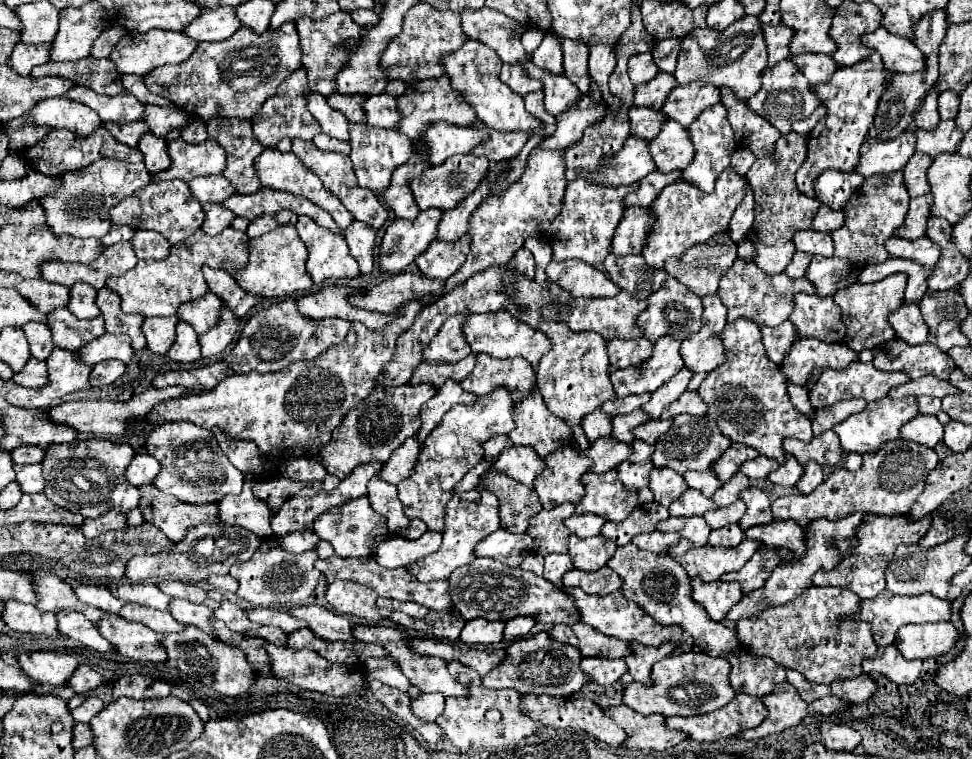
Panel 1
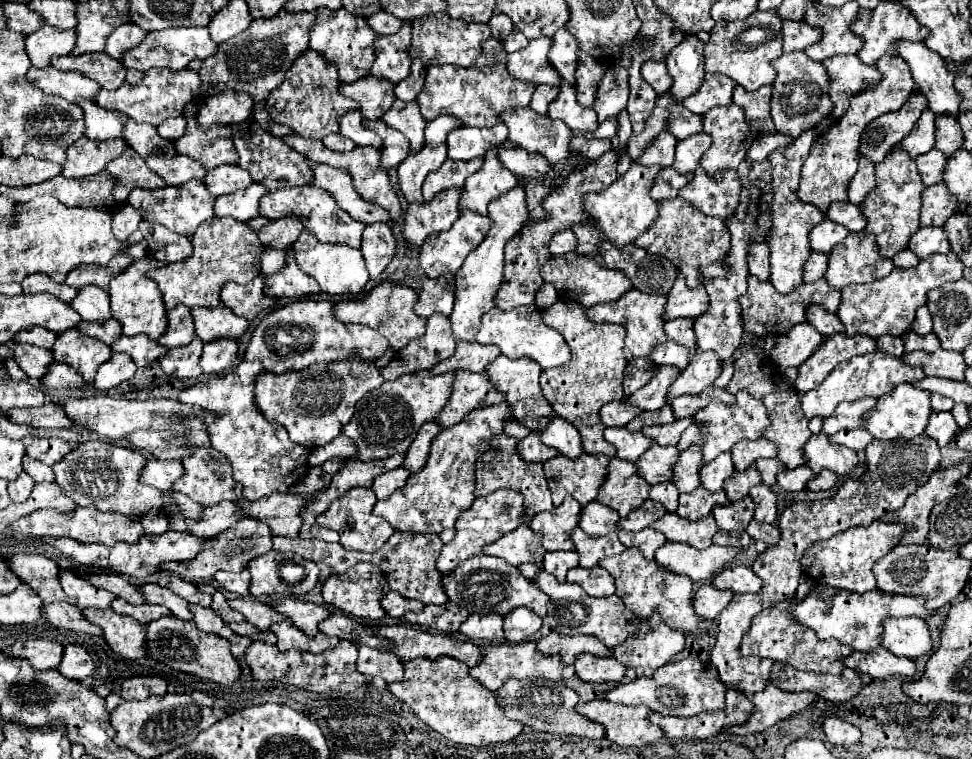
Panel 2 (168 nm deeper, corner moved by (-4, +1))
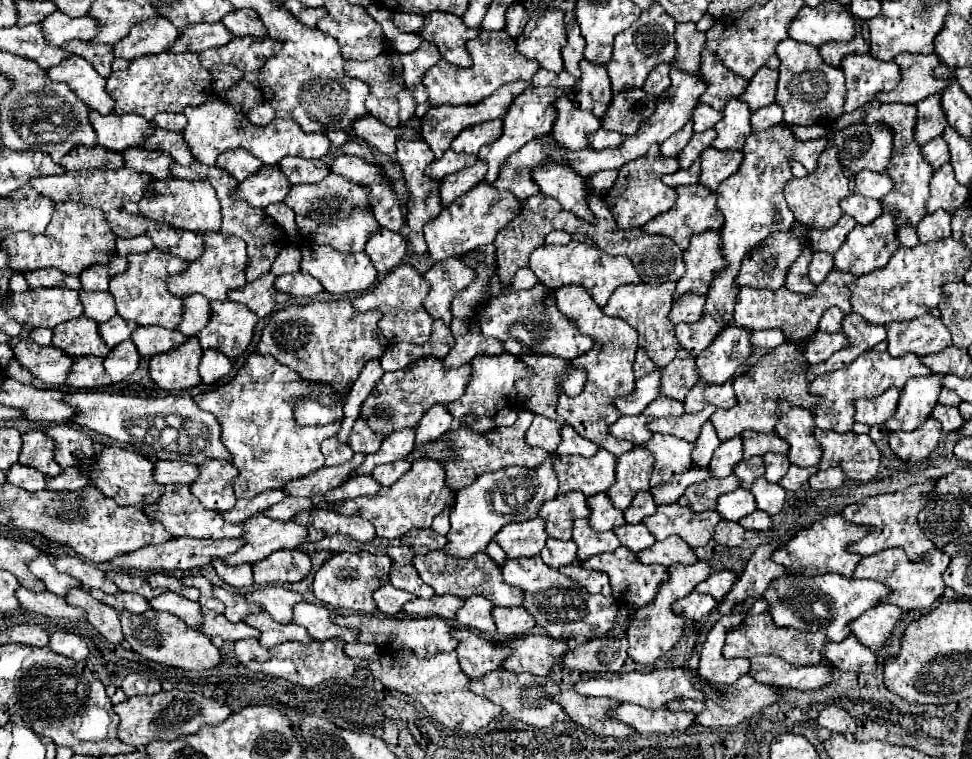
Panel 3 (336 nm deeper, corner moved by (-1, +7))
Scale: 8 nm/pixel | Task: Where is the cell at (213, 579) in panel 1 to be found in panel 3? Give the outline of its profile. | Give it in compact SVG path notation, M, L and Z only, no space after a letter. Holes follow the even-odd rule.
M214 560L212 566L216 568L218 576L220 576L226 584L230 584L230 586L234 586L234 588L248 588L248 586L252 586L252 582L254 582L254 580L252 580L252 566L250 566L250 564L230 566L230 564L222 562L222 560Z

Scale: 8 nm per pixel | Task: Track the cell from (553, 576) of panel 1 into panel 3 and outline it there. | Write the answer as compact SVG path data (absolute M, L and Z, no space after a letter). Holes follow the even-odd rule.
M548 538L546 546L540 552L542 560L552 566L552 568L560 568L560 566L568 566L576 560L576 544L572 540L564 542L564 540L556 540L556 538Z

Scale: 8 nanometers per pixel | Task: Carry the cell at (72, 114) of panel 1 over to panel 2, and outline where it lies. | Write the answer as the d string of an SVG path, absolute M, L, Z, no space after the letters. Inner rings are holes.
M79 98L77 102L83 108L83 120L85 120L85 136L91 140L107 140L107 138L121 138L123 136L123 124L127 122L125 114L103 110L95 102L87 98Z

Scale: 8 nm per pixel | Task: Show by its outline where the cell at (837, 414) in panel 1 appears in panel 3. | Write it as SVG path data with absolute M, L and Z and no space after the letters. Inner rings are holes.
M888 388L882 396L876 396L872 400L858 400L854 422L862 422L868 426L884 424L896 412L900 392L900 388Z

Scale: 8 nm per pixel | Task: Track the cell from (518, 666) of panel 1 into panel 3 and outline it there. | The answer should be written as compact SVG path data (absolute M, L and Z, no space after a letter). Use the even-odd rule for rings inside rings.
M452 628L452 636L460 640L460 644L456 646L456 656L462 672L468 678L480 678L492 670L500 670L500 664L510 654L508 648L500 648L494 642L486 642L482 636L466 628Z

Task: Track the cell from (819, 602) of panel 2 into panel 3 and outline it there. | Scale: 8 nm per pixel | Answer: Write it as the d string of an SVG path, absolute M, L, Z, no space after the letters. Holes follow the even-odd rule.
M784 574L770 582L764 600L768 602L768 614L776 626L796 630L824 630L826 640L840 642L850 634L848 622L858 618L868 608L876 606L882 596L888 594L884 584L872 580L852 580L840 574L820 576L792 576Z

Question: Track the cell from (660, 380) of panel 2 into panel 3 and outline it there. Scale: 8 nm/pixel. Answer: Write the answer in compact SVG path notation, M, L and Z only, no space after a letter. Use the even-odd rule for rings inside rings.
M680 348L676 358L666 368L662 368L662 394L674 400L684 400L696 382L700 382L700 374L696 372L696 358Z

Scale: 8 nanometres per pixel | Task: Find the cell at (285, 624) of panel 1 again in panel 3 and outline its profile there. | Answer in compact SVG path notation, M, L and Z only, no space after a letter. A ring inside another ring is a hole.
M214 586L212 590L214 590L212 596L216 596L216 598L226 606L224 616L226 616L230 622L240 622L240 620L244 620L246 614L252 614L252 612L260 612L260 610L262 610L260 604L252 604L252 602L248 602L244 596L234 594L234 592L230 592L230 590L222 588L222 586Z

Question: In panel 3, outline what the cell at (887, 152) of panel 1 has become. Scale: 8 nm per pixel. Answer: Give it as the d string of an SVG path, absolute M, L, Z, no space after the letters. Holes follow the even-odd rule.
M940 94L928 96L926 100L916 104L918 108L918 124L916 124L916 140L920 144L930 142L932 138L940 136L948 126L944 110L940 108Z

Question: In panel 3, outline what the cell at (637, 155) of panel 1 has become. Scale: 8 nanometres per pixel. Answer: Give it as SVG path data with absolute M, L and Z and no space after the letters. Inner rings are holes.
M688 122L684 128L680 128L680 132L674 132L668 140L664 140L664 144L660 144L660 152L662 156L678 156L680 150L688 144L688 140L692 138L694 130L692 130L692 122Z

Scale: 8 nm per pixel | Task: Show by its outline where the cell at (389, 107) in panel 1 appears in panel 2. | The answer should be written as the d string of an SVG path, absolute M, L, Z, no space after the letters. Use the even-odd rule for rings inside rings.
M395 100L393 106L381 116L381 120L407 136L407 140L411 142L411 154L415 154L417 150L423 148L423 142L425 142L423 128L427 122L423 120L423 116L419 112L417 102Z

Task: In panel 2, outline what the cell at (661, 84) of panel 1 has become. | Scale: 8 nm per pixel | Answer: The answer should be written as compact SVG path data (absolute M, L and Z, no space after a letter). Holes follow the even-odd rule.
M685 36L685 40L671 50L665 64L669 64L669 74L673 86L669 94L675 94L675 102L681 102L703 82L703 44L695 36Z

